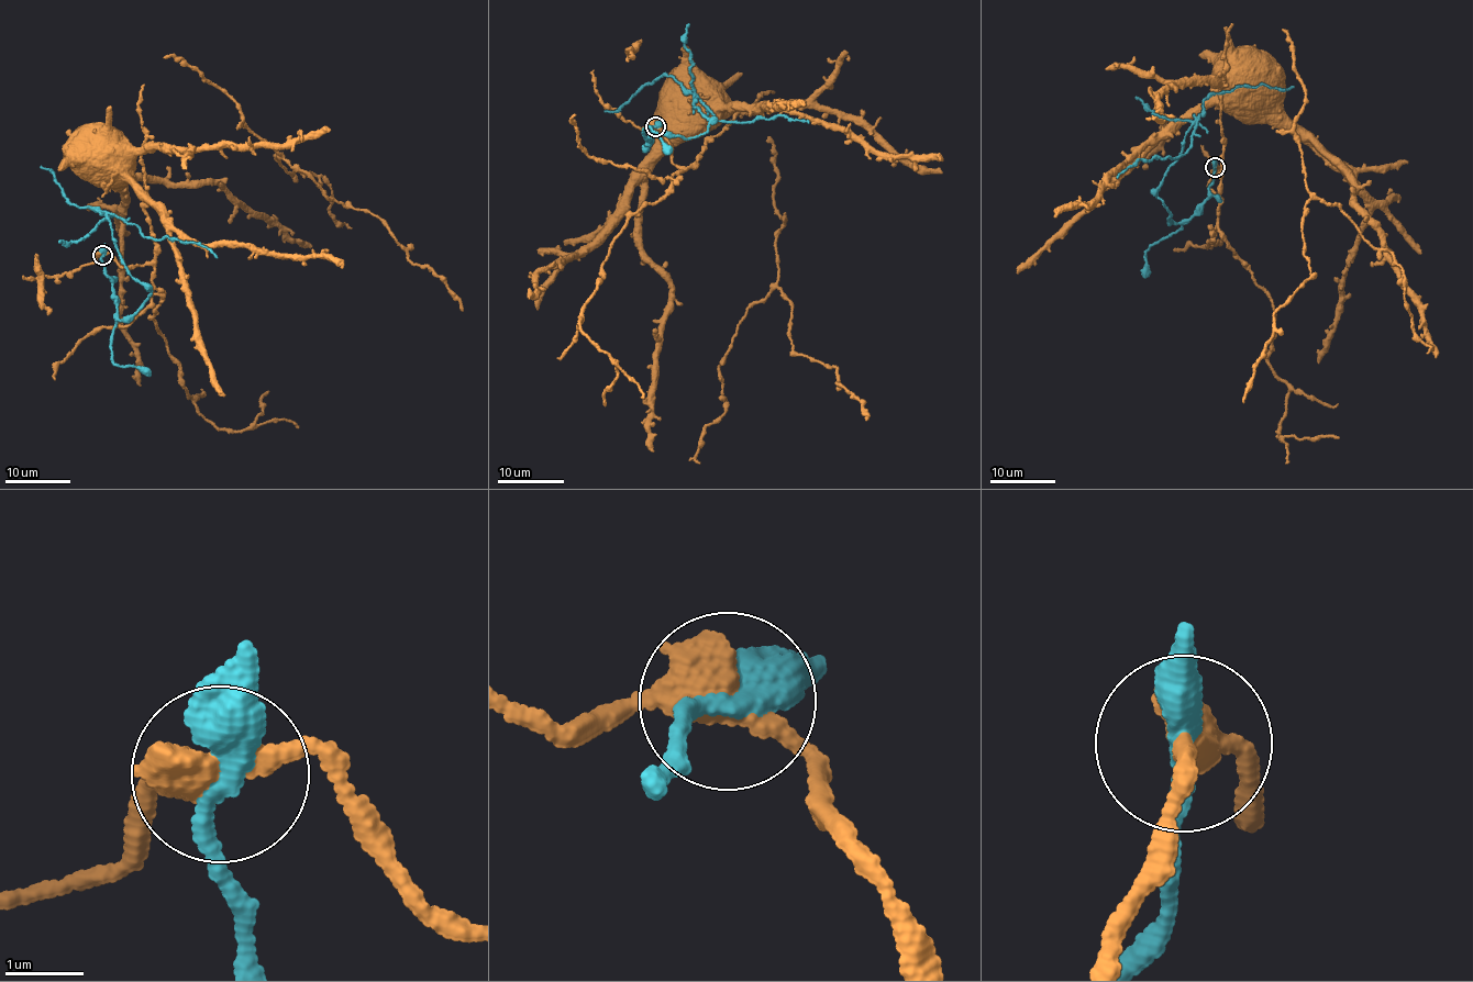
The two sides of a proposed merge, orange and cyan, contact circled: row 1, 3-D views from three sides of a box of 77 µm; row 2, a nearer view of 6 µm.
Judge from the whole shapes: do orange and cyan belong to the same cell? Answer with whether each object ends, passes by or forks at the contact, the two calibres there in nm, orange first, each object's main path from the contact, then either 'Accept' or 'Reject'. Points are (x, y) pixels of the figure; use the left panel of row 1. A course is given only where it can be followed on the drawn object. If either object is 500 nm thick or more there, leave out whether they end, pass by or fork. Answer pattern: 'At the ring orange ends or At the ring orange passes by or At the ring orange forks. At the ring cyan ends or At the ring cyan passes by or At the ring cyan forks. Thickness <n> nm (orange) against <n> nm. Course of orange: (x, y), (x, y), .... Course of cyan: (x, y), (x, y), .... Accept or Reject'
At the ring orange passes by. At the ring cyan passes by. Thickness 440 nm (orange) against 360 nm. Course of orange: (102, 255), (110, 254), (124, 267), (143, 265), (156, 255), (139, 154), (88, 135). Course of cyan: (102, 255), (123, 321), (151, 292), (126, 270), (109, 213), (139, 226), (143, 237), (211, 248), (217, 258). Reject

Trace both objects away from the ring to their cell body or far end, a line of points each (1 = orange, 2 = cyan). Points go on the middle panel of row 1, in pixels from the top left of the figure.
1: (655, 126), (666, 137), (674, 164), (690, 167), (738, 110), (718, 88), (695, 86)
2: (655, 126), (648, 143), (704, 133), (697, 96), (718, 120), (808, 122)

